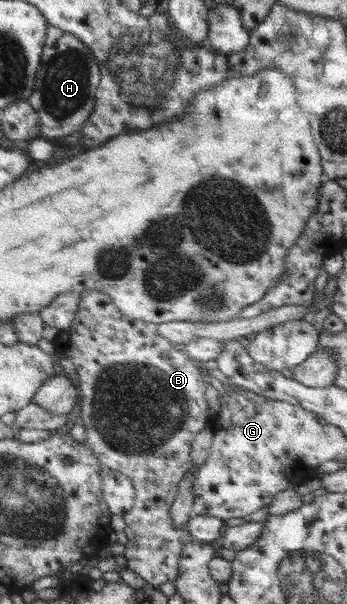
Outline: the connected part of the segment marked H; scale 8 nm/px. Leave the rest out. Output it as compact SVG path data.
M49 25L35 91L28 100L41 118L41 132L38 136L59 139L83 130L96 108L101 74L97 57L75 34Z

